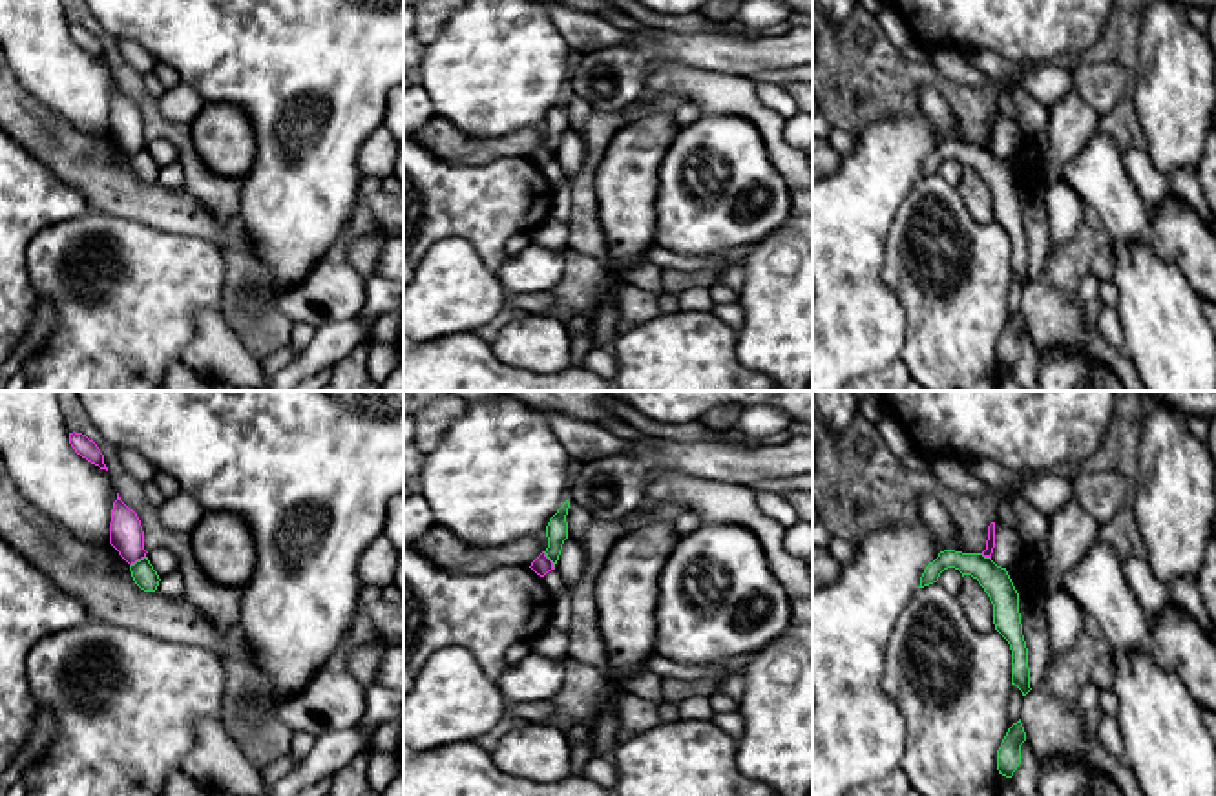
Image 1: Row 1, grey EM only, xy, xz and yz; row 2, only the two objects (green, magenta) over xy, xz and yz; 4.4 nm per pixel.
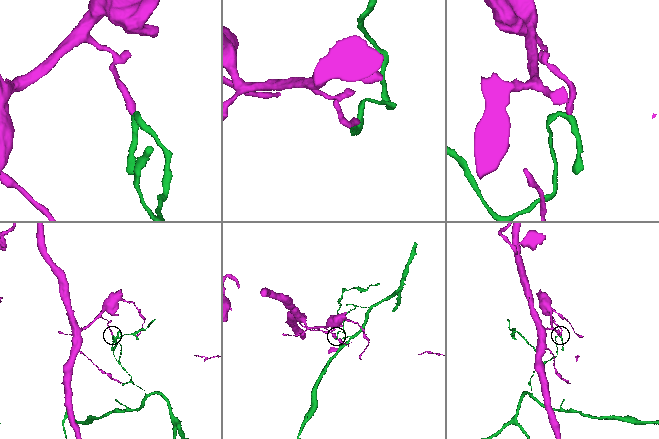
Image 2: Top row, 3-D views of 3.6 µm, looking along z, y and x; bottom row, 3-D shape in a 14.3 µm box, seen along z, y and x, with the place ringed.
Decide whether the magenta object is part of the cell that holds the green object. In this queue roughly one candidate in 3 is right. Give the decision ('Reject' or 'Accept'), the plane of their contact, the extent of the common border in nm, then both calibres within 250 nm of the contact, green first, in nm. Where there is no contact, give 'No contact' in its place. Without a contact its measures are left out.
Reject. Touches green in xz. Shared border 90 nm. Thickness 100 nm (green) against 80 nm

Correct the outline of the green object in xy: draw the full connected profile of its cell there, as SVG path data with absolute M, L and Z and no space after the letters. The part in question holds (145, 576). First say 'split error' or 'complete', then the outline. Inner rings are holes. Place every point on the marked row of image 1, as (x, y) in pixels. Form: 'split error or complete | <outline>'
complete | M148 557L137 560L135 564L130 566L131 577L135 584L144 590L144 592L155 592L159 586L159 575L150 564Z

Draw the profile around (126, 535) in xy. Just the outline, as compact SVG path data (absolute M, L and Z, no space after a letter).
M119 497L113 502L110 522L110 544L131 566L146 557L144 531L133 509L130 509Z

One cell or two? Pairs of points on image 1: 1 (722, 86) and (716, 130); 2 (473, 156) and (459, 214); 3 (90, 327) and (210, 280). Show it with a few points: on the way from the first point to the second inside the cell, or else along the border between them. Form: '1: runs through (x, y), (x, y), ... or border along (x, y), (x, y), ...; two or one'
1: border along (703, 114), (736, 114), (745, 117), (758, 132); two
2: border along (431, 152), (457, 165), (486, 165), (513, 157); two
3: runs through (119, 311), (150, 283), (181, 280); one

